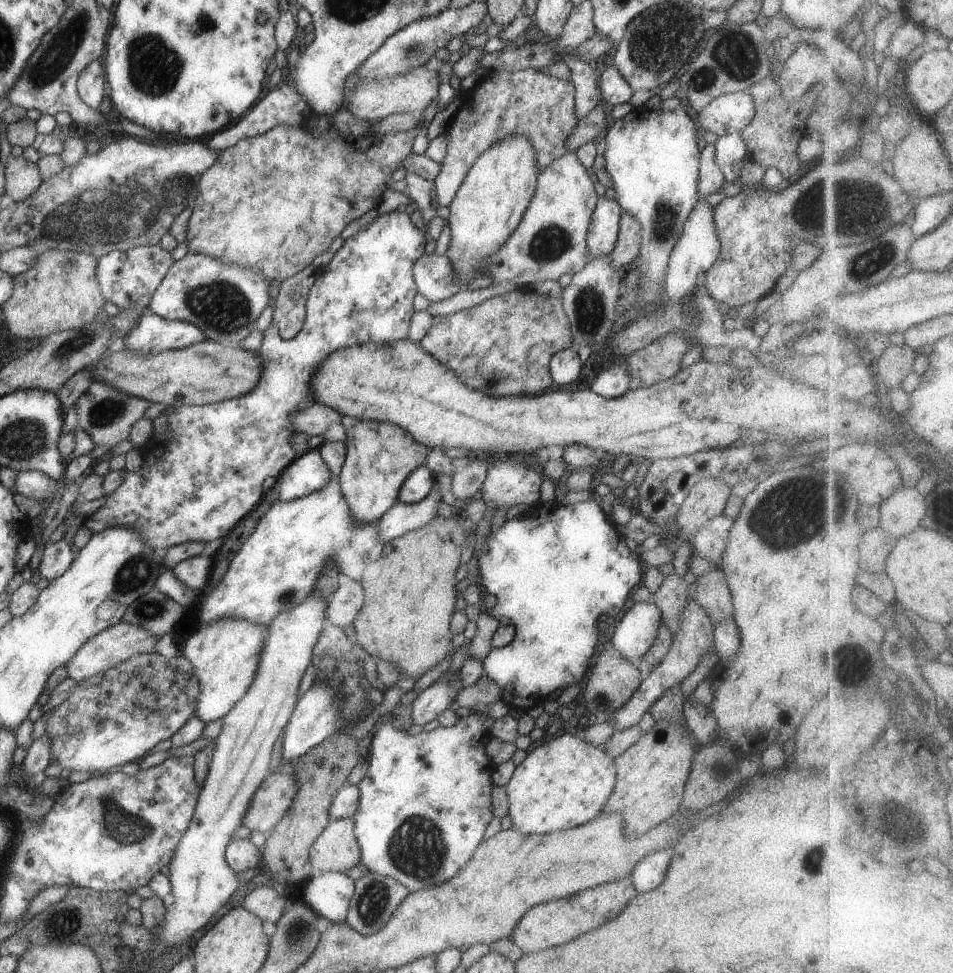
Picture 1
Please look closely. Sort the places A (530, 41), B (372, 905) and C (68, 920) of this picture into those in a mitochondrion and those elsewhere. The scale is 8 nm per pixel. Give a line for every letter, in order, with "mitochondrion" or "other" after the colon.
A: other
B: mitochondrion
C: mitochondrion

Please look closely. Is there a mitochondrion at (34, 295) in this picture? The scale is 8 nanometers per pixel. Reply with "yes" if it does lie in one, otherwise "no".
no

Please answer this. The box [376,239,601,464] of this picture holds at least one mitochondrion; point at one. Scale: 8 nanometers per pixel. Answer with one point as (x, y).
(491, 380)

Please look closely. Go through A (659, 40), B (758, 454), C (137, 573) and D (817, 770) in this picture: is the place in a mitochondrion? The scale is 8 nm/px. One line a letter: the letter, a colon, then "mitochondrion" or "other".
A: mitochondrion
B: mitochondrion
C: mitochondrion
D: other

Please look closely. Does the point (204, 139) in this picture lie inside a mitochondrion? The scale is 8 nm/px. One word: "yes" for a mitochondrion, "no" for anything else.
no

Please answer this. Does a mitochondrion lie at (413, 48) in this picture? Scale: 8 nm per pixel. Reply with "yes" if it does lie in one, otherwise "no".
yes

